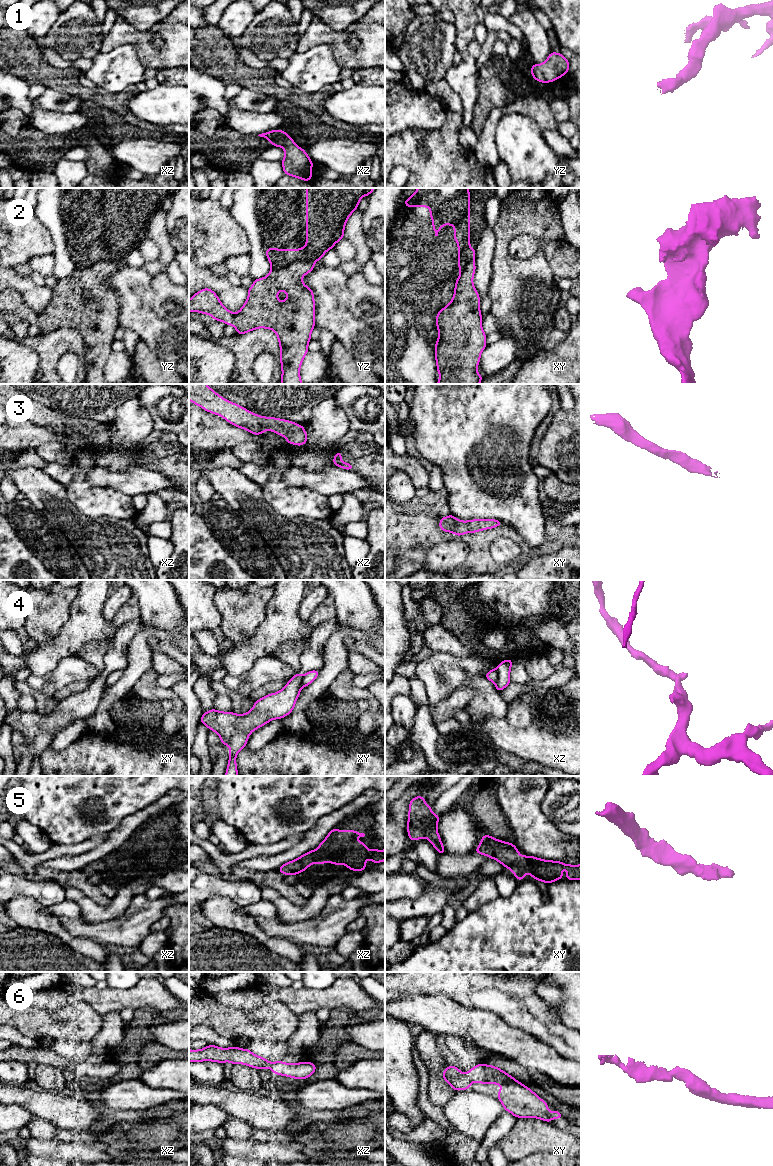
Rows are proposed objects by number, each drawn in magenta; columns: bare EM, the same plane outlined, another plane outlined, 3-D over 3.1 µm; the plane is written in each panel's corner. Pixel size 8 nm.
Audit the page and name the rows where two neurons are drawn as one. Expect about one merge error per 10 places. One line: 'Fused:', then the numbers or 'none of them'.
Fused: 2, 4

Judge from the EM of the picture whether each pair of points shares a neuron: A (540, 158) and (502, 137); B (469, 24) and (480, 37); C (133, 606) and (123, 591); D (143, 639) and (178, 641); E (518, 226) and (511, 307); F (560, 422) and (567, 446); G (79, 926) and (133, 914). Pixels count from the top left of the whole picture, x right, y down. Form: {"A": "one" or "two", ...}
{"A": "one", "B": "two", "C": "two", "D": "one", "E": "one", "F": "one", "G": "one"}

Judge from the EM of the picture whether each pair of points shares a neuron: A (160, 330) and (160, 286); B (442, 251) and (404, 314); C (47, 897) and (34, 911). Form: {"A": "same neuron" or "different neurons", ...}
{"A": "different neurons", "B": "same neuron", "C": "different neurons"}

